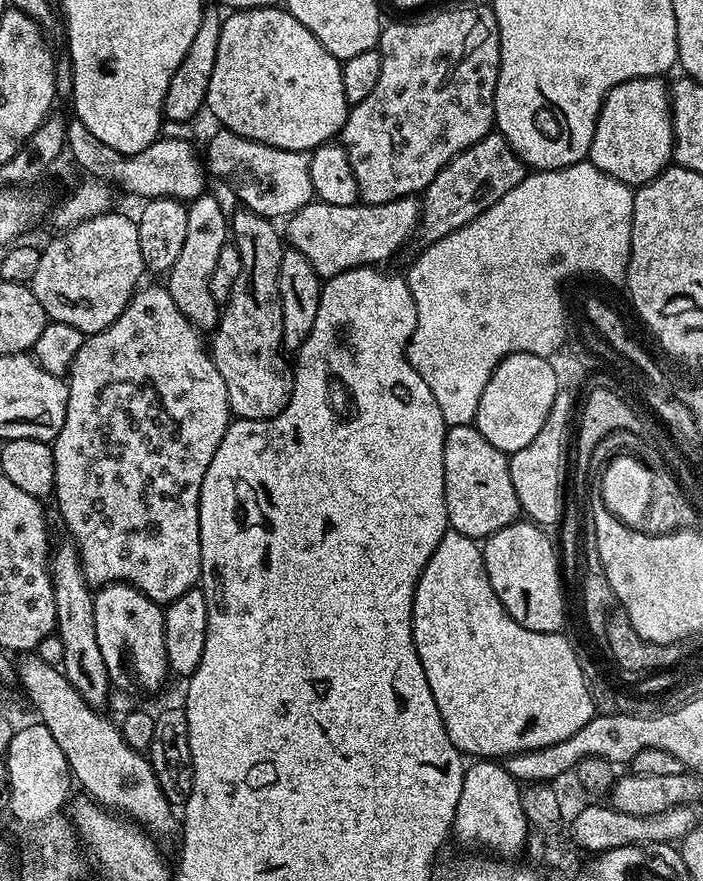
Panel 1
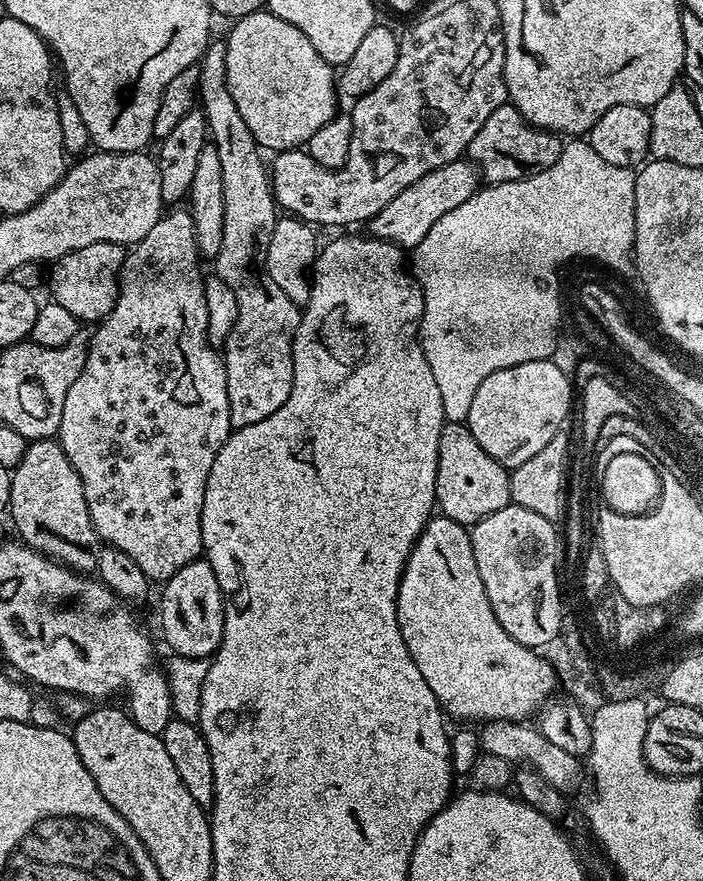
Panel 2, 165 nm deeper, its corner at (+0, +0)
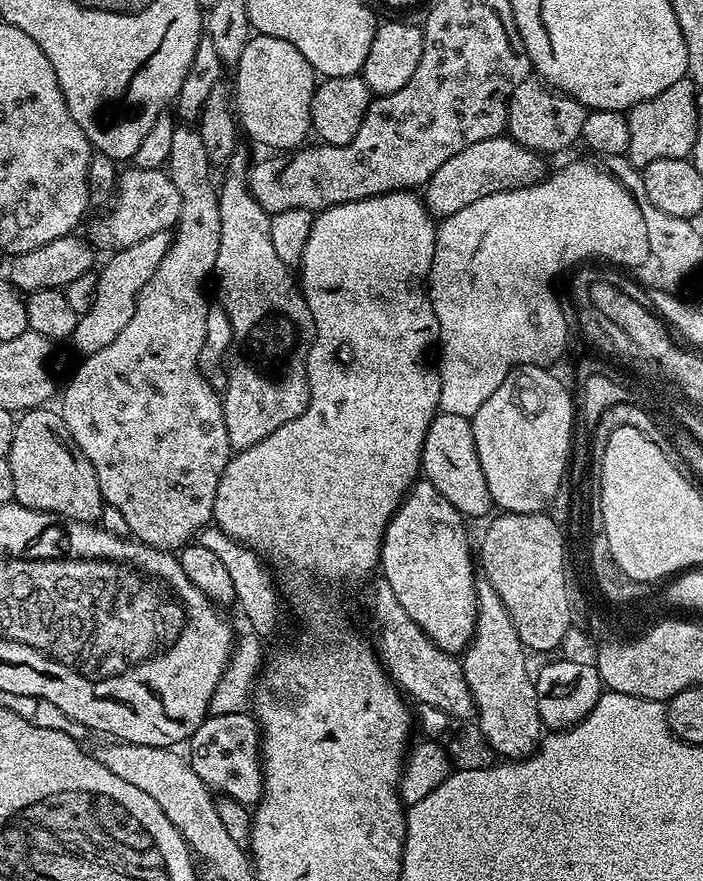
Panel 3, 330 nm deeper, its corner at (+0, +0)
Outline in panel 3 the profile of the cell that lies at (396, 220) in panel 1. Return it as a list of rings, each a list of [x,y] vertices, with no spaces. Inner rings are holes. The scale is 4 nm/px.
[[[507,135],[486,138],[486,142],[474,142],[474,146],[466,146],[466,150],[461,150],[459,154],[454,154],[454,158],[442,162],[428,183],[423,185],[422,199],[433,217],[443,218],[470,206],[470,202],[478,202],[478,198],[486,198],[495,192],[534,186],[546,175],[544,160],[541,153],[523,148]]]

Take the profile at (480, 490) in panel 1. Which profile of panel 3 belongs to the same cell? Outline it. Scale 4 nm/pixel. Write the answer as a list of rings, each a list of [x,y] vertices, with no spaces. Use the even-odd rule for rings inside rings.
[[[440,412],[432,419],[430,430],[426,430],[420,467],[423,479],[429,480],[434,490],[438,490],[438,494],[442,494],[442,498],[446,498],[446,502],[450,502],[461,516],[487,517],[493,511],[490,486],[486,486],[482,462],[478,462],[478,446],[474,446],[474,430],[469,417]]]

